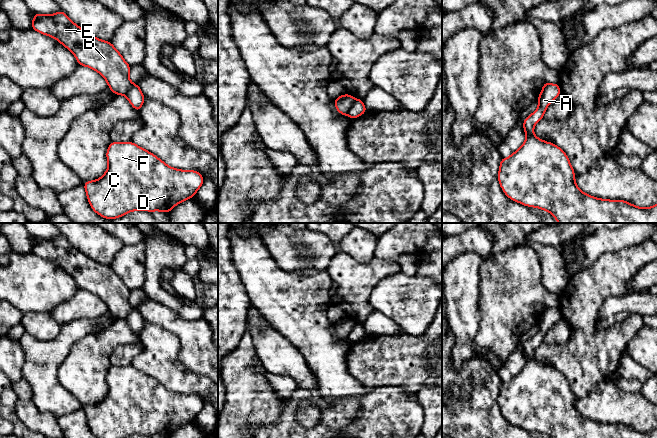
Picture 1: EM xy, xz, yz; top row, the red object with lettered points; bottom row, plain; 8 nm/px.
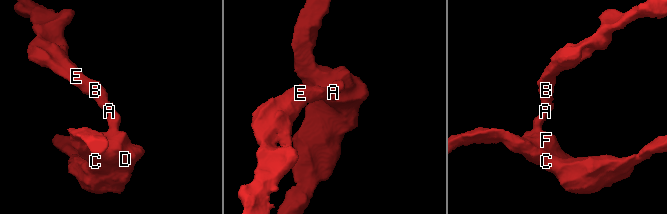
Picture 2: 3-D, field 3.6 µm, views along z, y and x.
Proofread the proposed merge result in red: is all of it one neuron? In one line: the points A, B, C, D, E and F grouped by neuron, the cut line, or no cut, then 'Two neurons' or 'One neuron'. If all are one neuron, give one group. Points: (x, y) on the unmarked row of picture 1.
Groups: A C D F / B E. Split along xz (356, 323), (347, 337). Two neurons

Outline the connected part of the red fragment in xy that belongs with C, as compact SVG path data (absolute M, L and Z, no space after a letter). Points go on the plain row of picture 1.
M111 365L106 382L108 392L103 400L83 406L87 424L97 438L127 438L131 435L169 437L178 427L194 421L205 404L196 394L180 394L168 390L156 379L132 365Z

